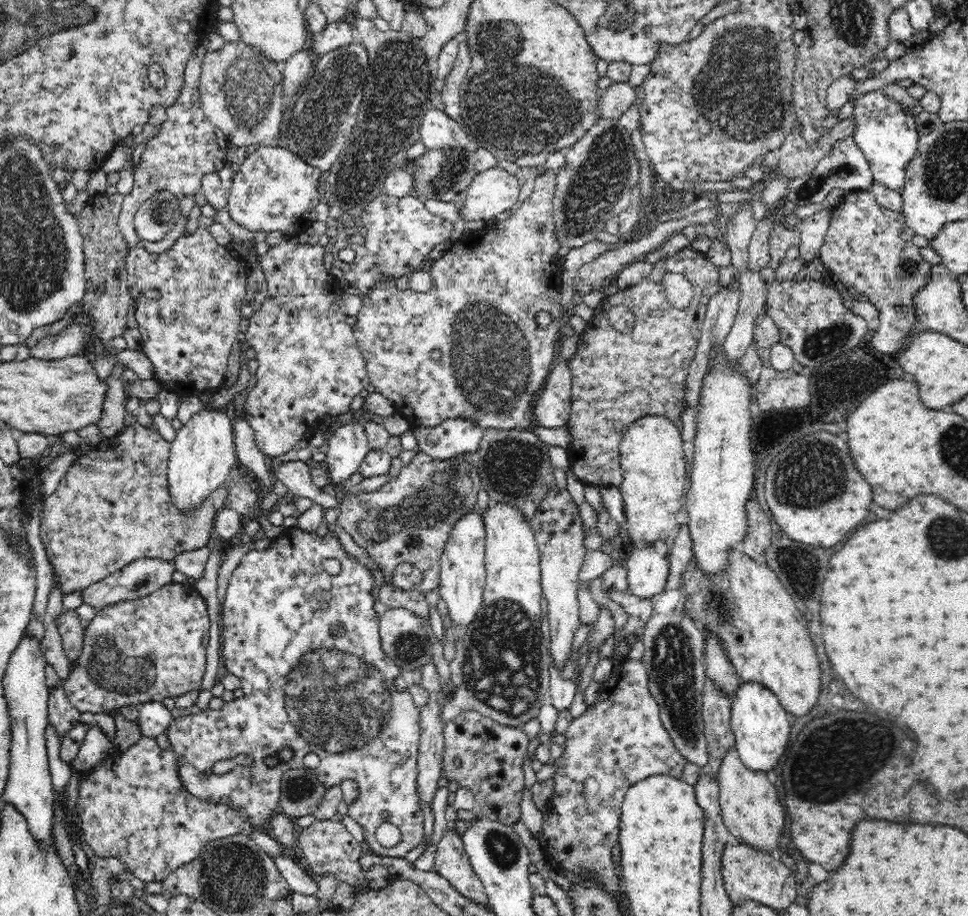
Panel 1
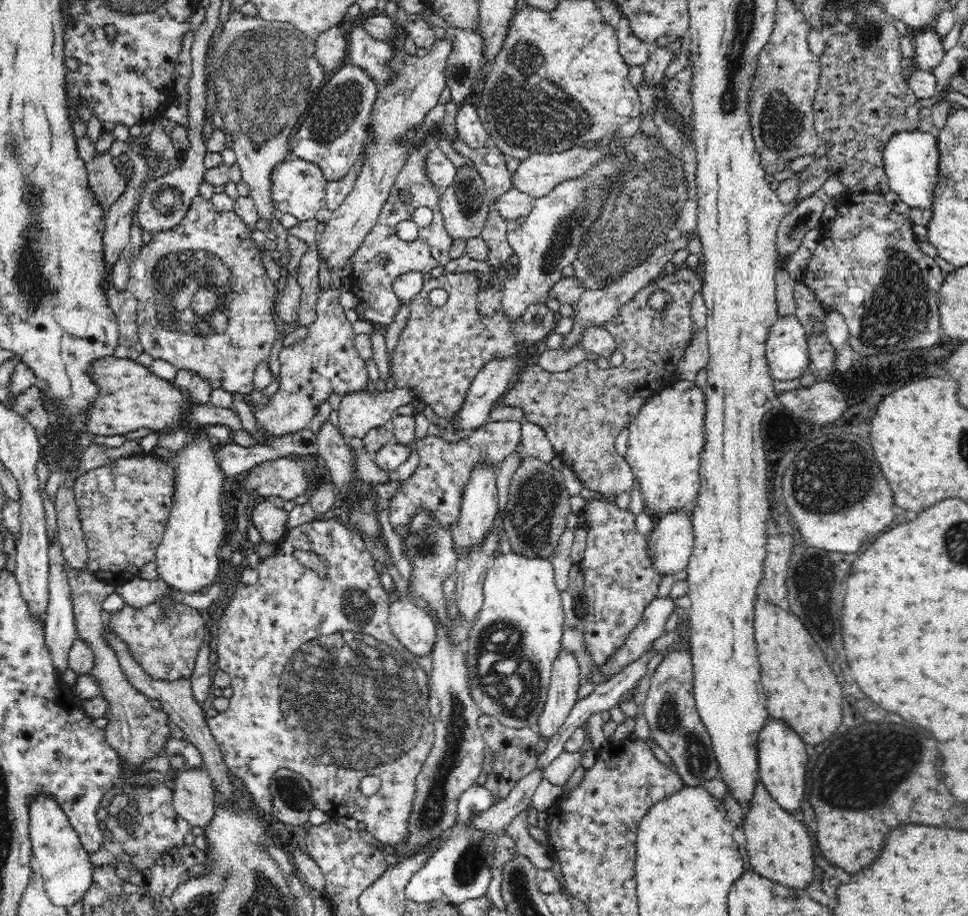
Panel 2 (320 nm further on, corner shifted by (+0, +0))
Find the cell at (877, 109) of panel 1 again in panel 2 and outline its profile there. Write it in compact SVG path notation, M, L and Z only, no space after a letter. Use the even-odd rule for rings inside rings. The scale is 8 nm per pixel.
M900 131L885 143L883 160L888 190L896 192L909 208L931 210L931 191L937 179L937 135L935 131Z

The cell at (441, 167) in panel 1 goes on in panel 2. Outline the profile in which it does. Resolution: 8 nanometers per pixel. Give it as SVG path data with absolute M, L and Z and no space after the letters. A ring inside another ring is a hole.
M460 165L456 170L456 178L453 179L450 186L445 187L441 193L439 202L443 219L448 234L453 240L470 240L470 238L480 237L486 218L490 216L490 201L486 192L485 182L477 171L471 165Z

